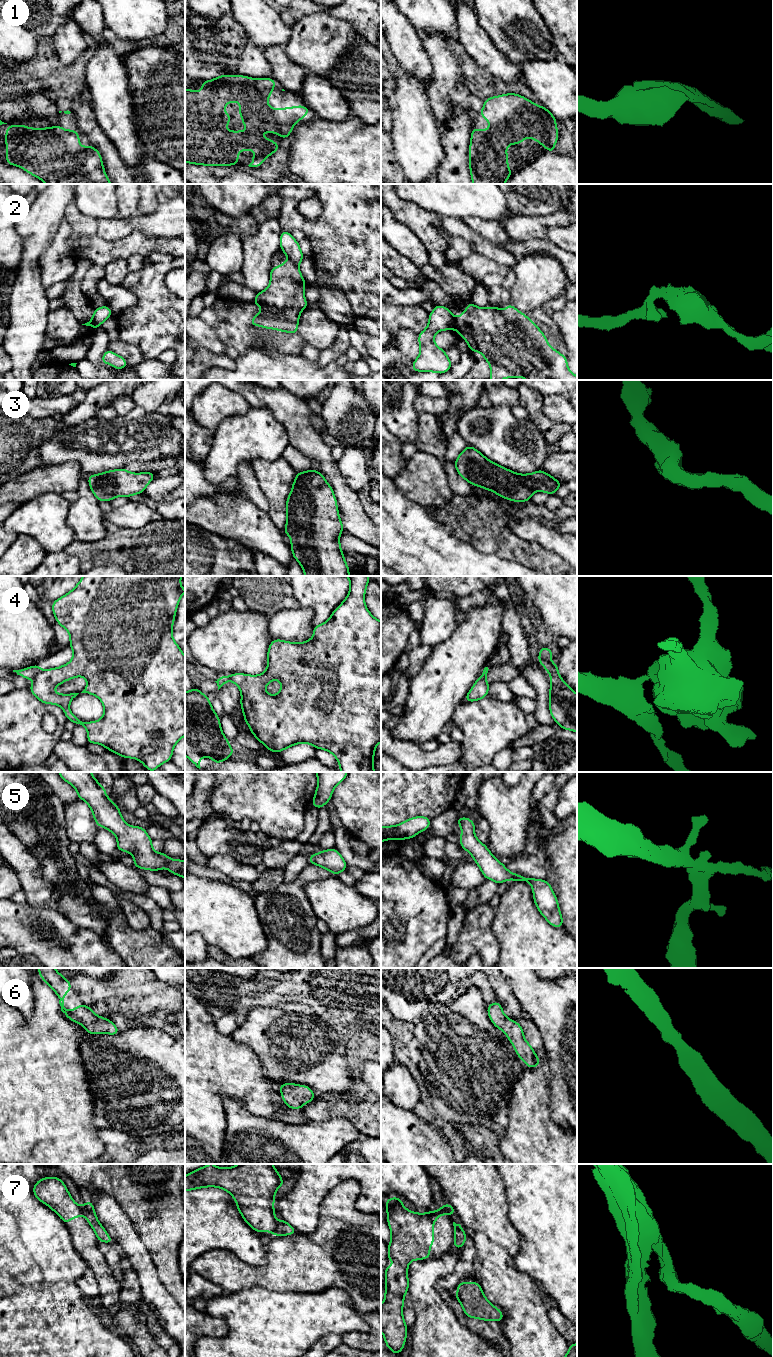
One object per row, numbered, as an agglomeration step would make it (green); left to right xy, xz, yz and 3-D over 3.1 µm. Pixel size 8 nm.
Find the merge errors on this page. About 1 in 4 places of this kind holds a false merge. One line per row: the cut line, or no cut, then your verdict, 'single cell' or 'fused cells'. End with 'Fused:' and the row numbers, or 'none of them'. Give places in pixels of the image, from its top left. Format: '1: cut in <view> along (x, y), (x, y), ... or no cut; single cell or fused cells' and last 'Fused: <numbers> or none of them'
1: no cut; single cell
2: cut in xz along (288, 257), (296, 265); fused cells
3: no cut; single cell
4: cut in xy along (40, 670), (34, 677); fused cells
5: no cut; single cell
6: no cut; single cell
7: cut in xz along (277, 1223), (272, 1232); fused cells
Fused: 2, 4, 7

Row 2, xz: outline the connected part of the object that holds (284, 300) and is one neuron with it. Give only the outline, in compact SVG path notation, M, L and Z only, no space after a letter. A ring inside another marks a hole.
M288 261L271 268L270 285L256 294L252 305L264 306L248 323L252 326L298 333L299 316L308 307L304 296L306 282L298 266Z

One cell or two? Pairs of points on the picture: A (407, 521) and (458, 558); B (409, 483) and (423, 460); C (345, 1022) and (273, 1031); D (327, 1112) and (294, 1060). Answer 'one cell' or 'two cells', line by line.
A: one cell
B: one cell
C: one cell
D: two cells

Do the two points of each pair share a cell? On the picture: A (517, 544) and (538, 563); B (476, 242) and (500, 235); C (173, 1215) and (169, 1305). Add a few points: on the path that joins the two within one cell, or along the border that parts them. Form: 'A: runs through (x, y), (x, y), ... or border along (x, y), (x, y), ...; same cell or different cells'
A: runs through (518, 551), (531, 563); same cell
B: border along (467, 225), (496, 243); different cells
C: border along (158, 1272), (160, 1282), (174, 1299); different cells

